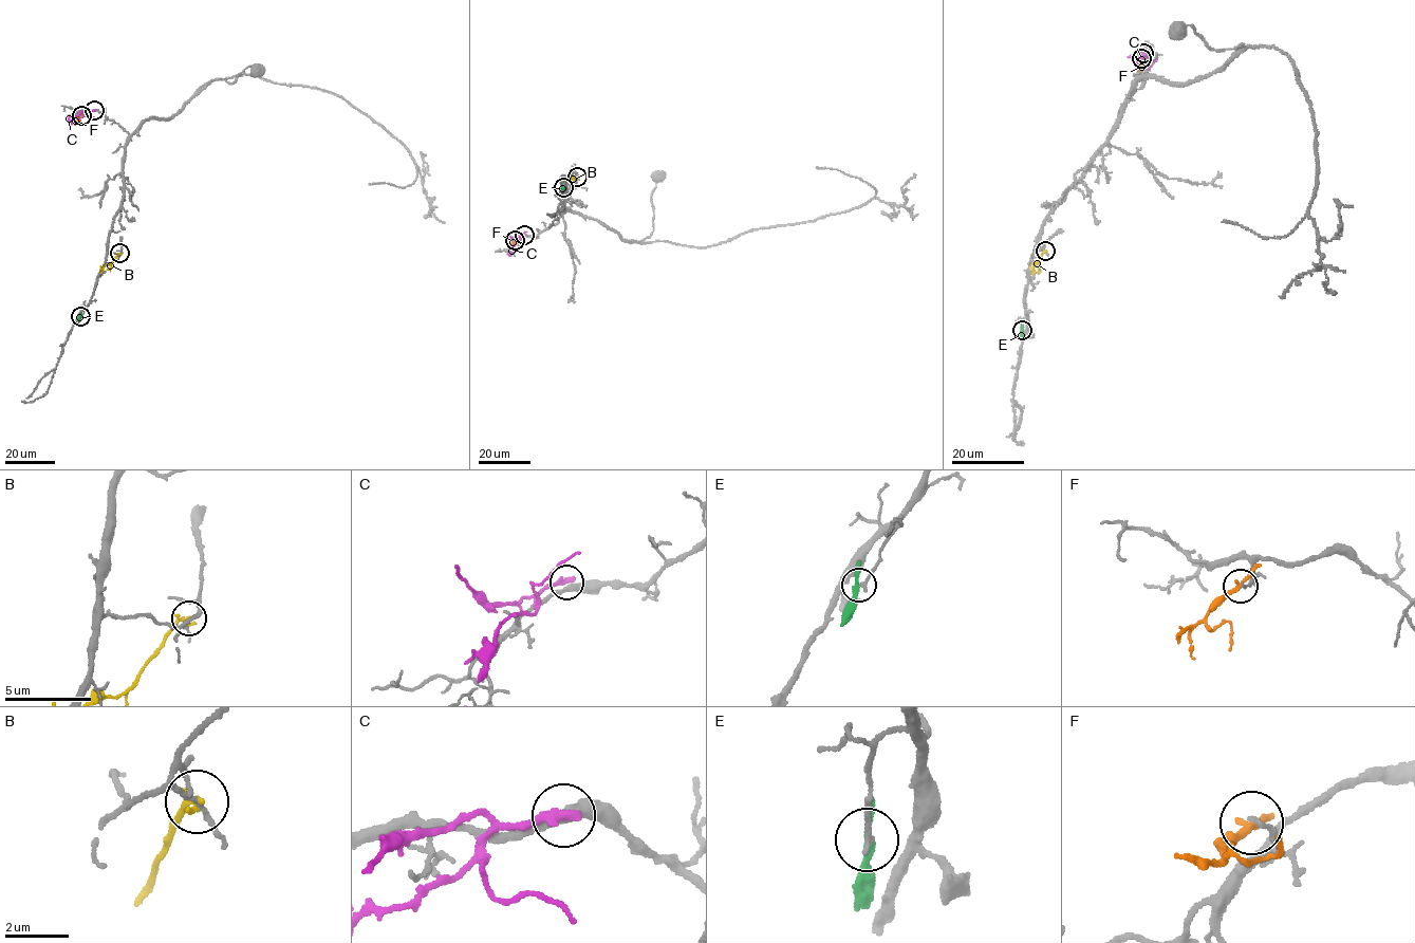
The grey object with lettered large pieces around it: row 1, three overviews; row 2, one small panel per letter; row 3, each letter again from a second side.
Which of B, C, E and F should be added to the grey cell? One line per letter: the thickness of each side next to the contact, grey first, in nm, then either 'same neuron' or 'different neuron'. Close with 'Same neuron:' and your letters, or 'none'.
B: calibres 100 and 240 nm; different neuron
C: calibres 360 and 380 nm; different neuron
E: calibres 160 and 200 nm; different neuron
F: calibres 130 and 200 nm; different neuron
Same neuron: none

